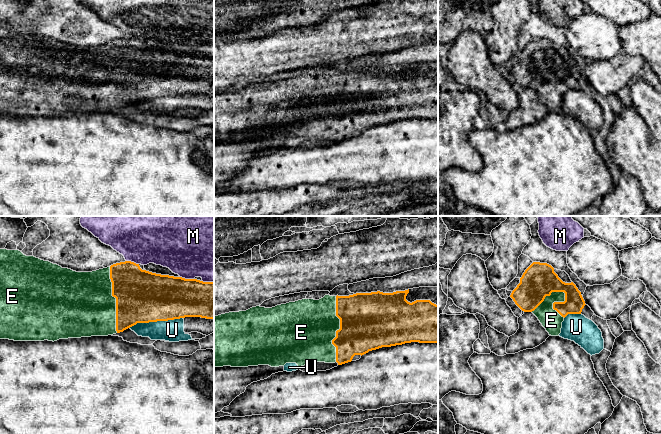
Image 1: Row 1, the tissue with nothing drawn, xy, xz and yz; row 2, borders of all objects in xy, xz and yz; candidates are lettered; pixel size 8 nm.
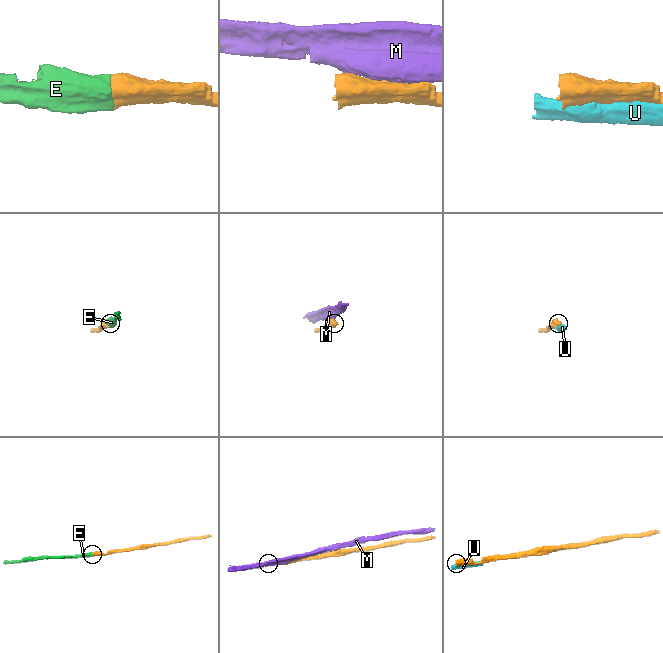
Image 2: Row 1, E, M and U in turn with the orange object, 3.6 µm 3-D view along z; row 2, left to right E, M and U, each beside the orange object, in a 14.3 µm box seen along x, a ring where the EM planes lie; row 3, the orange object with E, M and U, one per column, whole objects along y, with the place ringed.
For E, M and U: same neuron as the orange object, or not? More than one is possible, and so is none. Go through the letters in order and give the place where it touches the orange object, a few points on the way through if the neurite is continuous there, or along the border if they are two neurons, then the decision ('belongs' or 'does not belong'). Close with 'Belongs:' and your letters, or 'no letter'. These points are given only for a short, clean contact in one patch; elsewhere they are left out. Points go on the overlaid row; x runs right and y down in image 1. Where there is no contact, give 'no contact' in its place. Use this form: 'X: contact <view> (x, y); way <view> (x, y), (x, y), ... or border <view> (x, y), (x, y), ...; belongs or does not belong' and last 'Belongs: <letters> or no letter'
E: contact yz (547, 295); belongs
M: contact xy (187, 279); does not belong
U: contact xy (155, 321); does not belong
Belongs: E

